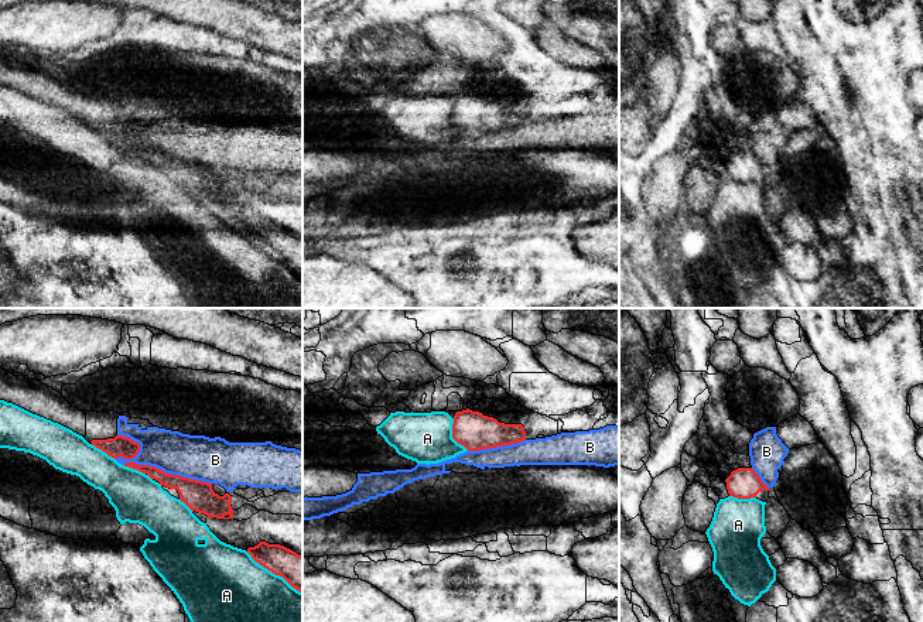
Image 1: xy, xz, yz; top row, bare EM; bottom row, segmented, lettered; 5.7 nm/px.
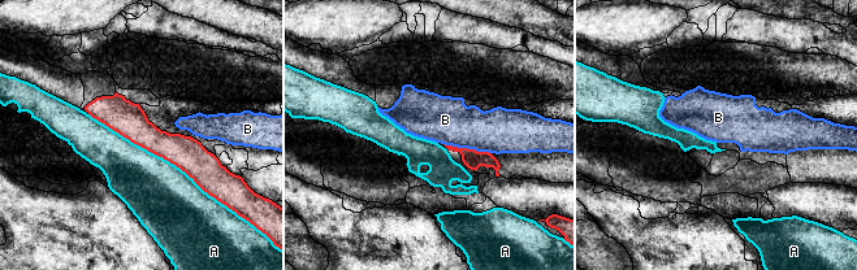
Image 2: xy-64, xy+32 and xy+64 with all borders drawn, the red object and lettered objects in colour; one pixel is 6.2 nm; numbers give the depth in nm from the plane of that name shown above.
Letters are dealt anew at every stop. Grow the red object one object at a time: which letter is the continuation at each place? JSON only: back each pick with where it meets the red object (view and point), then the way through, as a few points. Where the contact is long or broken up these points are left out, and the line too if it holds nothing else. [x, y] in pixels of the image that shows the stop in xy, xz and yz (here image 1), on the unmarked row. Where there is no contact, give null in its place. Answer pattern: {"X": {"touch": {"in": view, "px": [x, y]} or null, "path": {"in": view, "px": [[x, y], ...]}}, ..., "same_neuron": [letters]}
{"same_neuron": []}

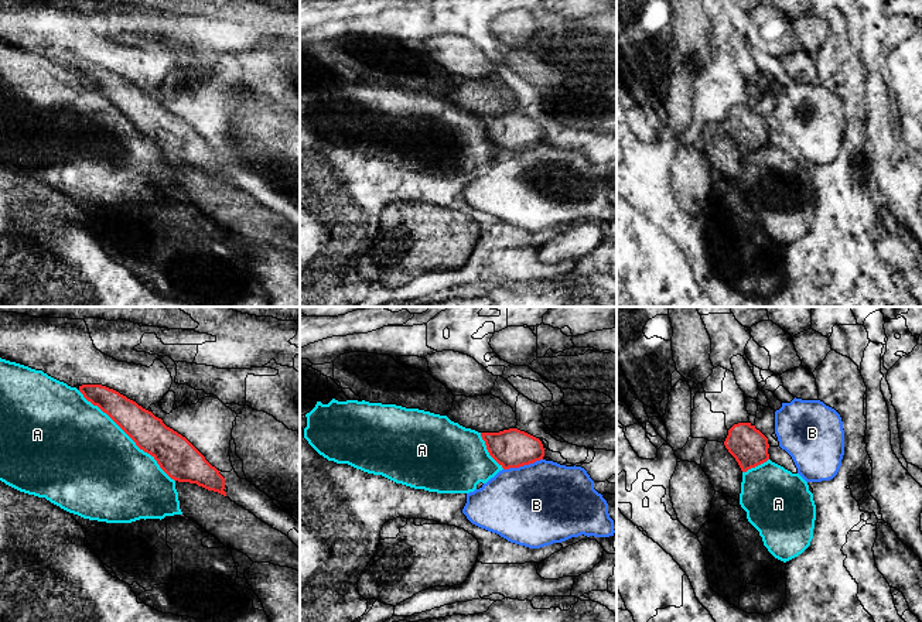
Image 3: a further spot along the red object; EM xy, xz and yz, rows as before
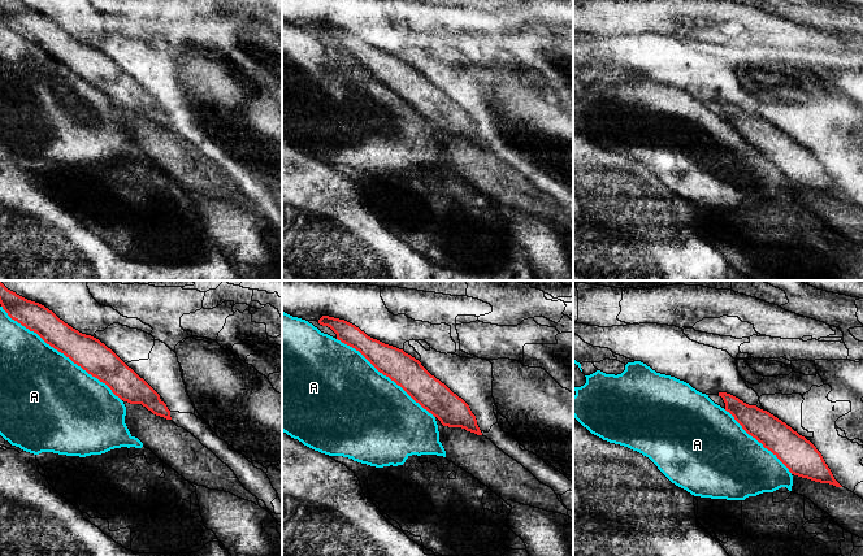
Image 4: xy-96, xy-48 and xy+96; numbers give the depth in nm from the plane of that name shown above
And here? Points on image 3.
{"same_neuron": []}

